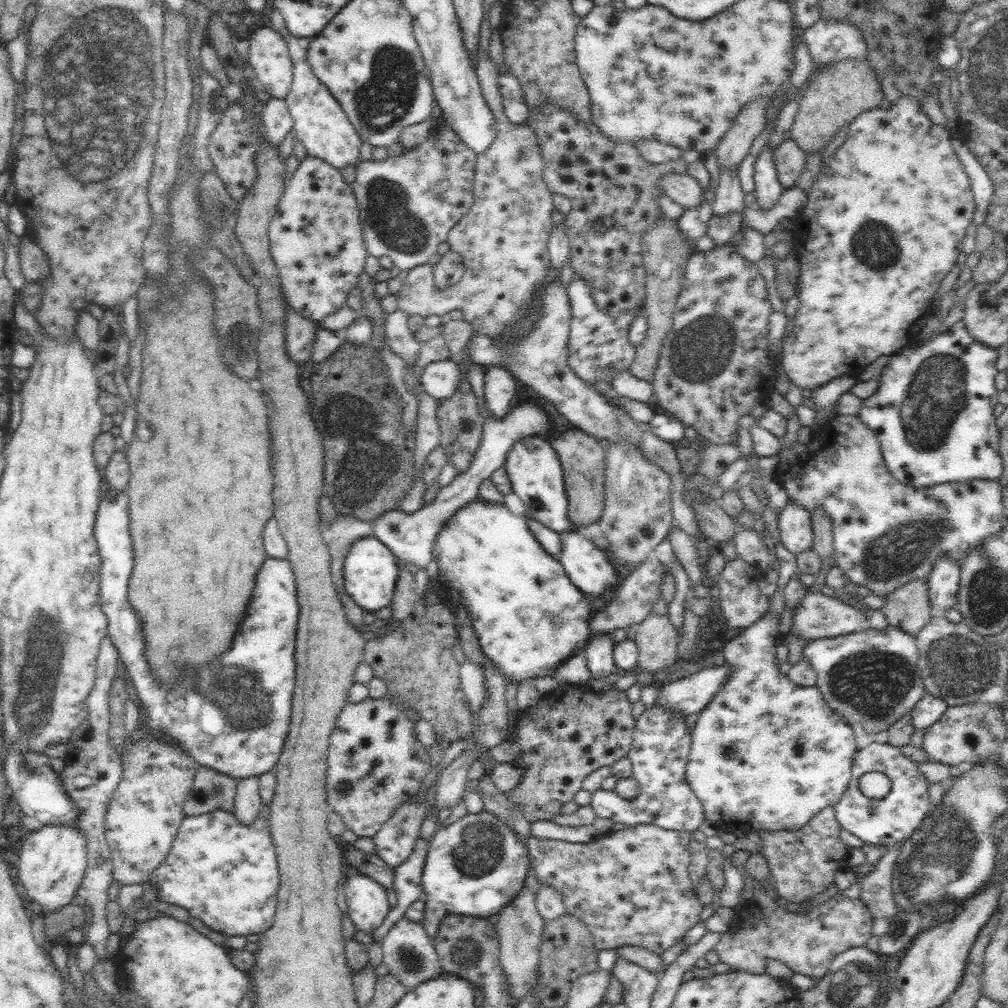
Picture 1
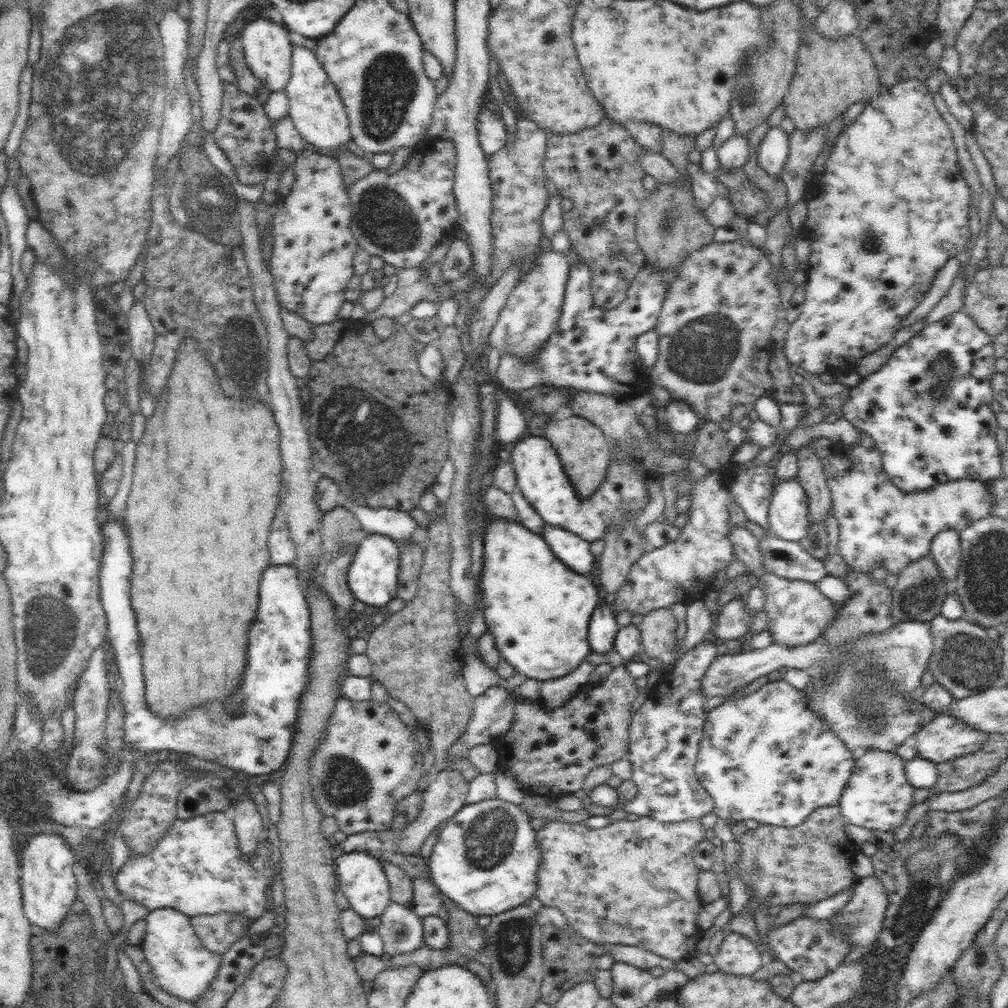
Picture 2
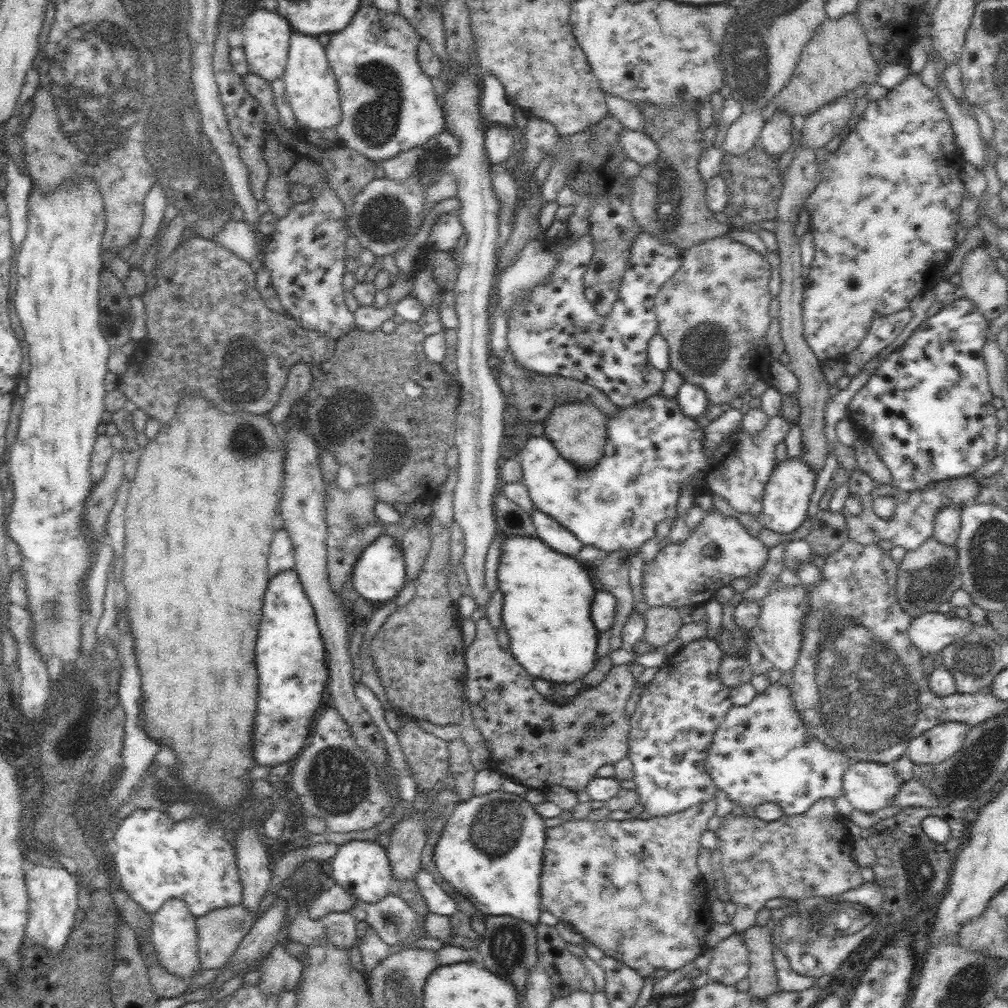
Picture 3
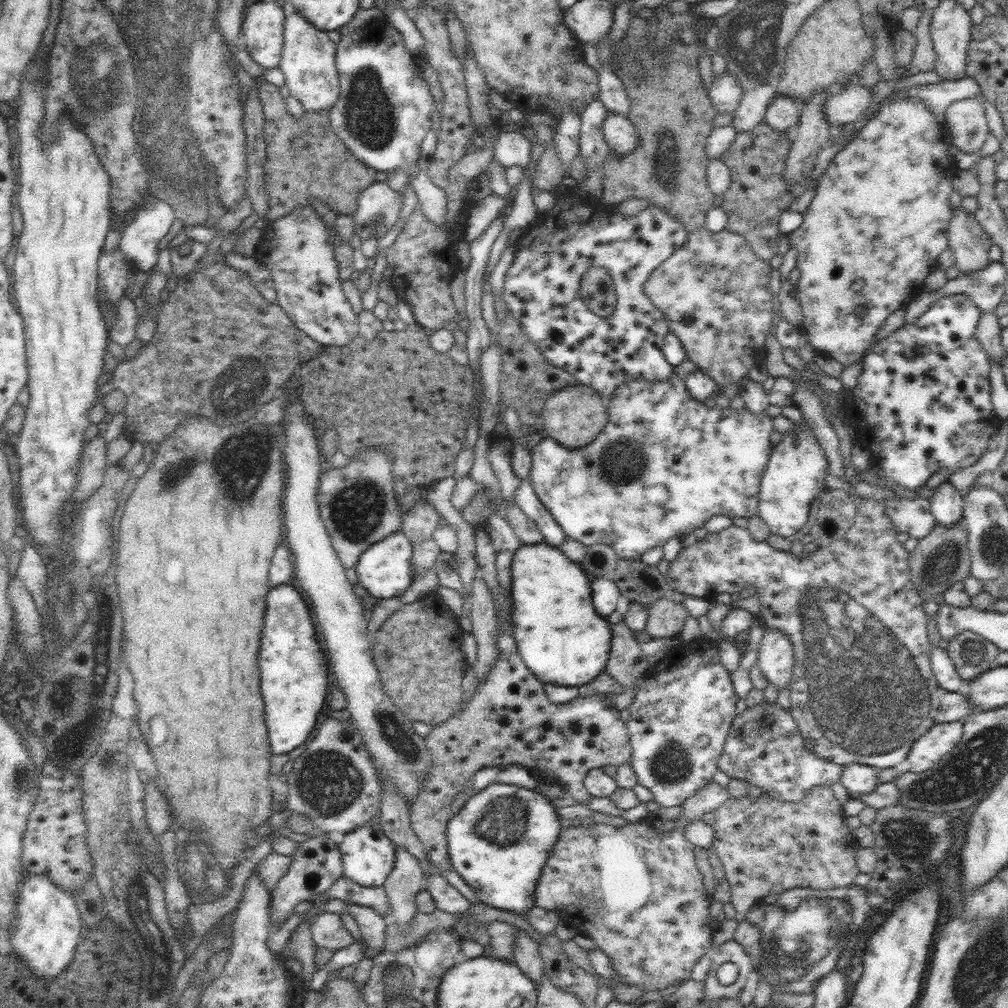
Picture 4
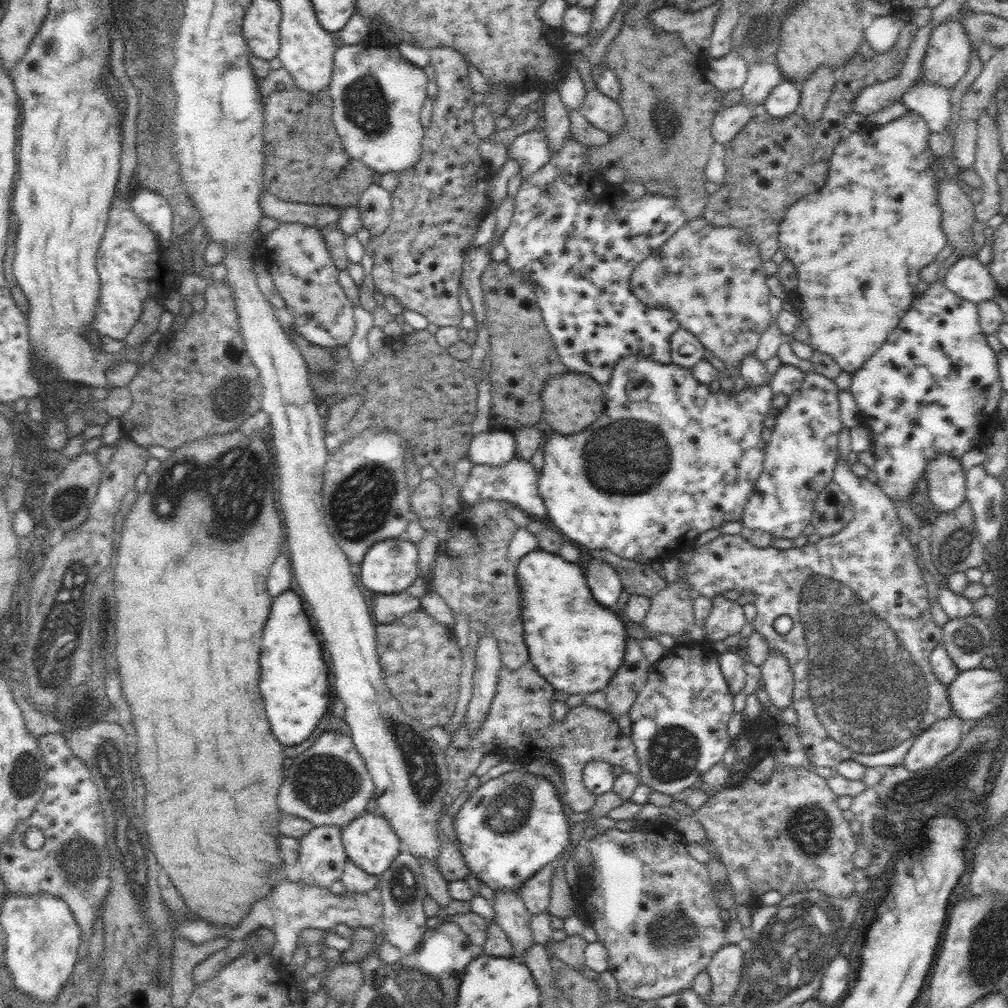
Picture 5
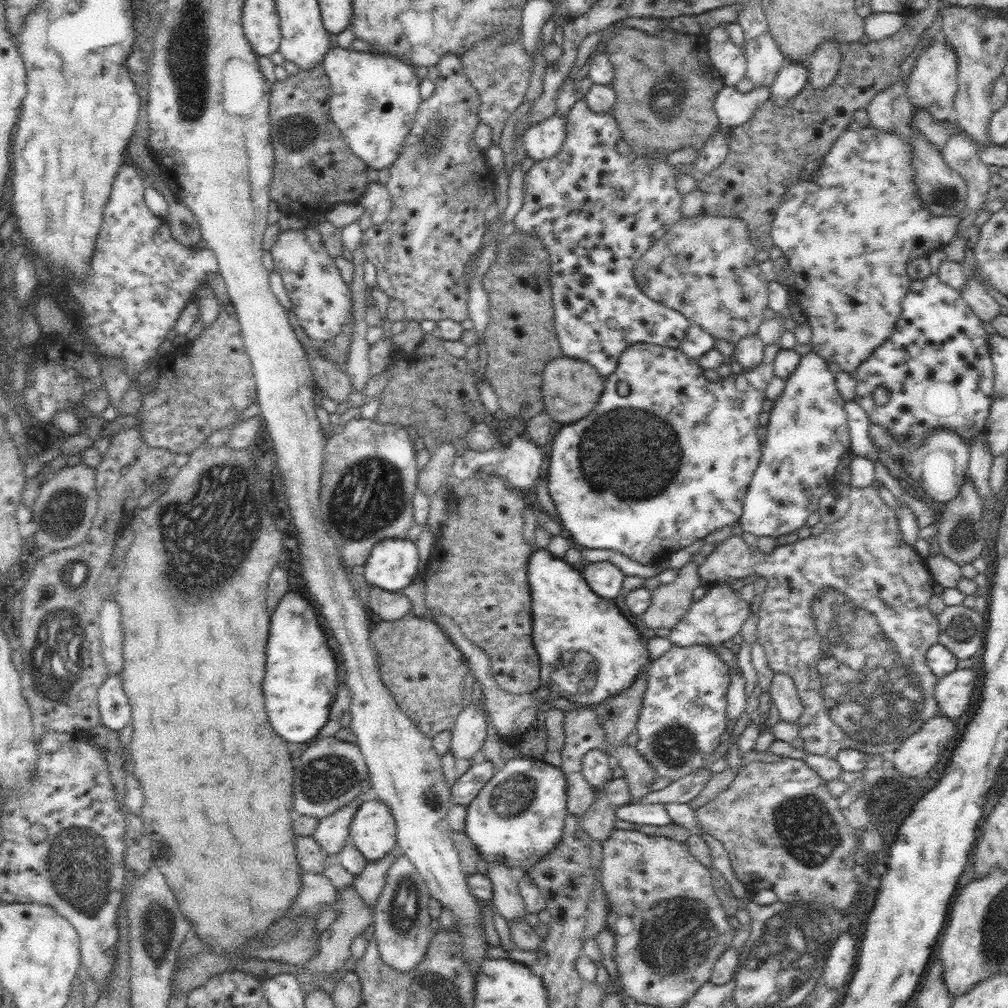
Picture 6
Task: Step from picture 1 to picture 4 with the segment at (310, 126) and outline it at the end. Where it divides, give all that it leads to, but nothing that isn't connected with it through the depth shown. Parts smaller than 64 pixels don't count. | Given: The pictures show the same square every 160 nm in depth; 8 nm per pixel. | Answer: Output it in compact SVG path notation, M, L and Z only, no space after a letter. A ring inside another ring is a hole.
M297 10L285 16L283 53L279 67L285 76L285 85L290 94L297 98L306 113L318 113L331 108L340 98L340 85L335 67L336 44L328 38L324 30L318 30Z

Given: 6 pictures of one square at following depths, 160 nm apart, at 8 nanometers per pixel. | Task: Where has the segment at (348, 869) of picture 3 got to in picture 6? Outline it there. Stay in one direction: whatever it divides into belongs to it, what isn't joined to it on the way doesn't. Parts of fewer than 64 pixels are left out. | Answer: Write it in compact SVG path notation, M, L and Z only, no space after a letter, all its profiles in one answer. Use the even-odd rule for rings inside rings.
M379 798L362 801L354 813L349 838L368 860L380 860L397 849L395 818Z

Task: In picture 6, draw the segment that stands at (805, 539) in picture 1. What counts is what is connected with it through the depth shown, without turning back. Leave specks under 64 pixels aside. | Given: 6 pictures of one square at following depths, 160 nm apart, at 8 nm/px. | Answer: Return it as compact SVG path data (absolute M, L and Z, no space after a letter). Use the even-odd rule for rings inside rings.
M811 351L801 357L796 370L786 382L780 398L773 403L769 411L767 437L762 447L761 461L751 478L738 522L744 531L757 537L776 538L798 532L806 524L807 518L817 510L821 496L828 490L836 467L850 446L845 401L839 393L835 374L830 372L827 361Z

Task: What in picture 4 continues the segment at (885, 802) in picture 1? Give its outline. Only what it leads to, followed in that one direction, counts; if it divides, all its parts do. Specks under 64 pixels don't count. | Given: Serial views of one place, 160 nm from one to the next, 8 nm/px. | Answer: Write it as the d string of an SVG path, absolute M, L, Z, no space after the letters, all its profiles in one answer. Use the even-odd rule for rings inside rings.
M852 762L844 765L840 782L852 797L868 794L877 789L879 771L866 763Z

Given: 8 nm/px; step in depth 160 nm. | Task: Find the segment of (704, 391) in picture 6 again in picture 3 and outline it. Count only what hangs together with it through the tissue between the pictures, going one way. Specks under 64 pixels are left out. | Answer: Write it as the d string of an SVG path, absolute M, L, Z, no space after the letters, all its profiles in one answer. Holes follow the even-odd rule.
M656 394L652 397L646 398L646 400L642 402L638 402L632 406L628 406L626 408L622 408L622 406L617 406L618 409L621 408L620 413L616 413L614 417L610 417L607 419L607 439L605 442L605 453L604 456L598 461L598 464L595 464L592 468L580 468L580 470L576 469L576 467L569 461L566 460L558 451L553 442L546 436L534 436L534 438L530 438L530 440L526 441L526 446L522 448L520 456L522 458L521 467L523 480L522 483L527 487L529 492L529 497L532 499L535 508L541 510L544 514L551 516L556 522L559 522L564 528L573 532L578 540L583 545L593 545L600 550L614 552L620 549L626 549L627 551L632 551L634 554L636 552L640 552L640 548L642 548L642 544L646 542L646 540L652 538L656 534L656 524L658 524L661 520L666 521L667 525L673 524L673 521L676 520L676 504L678 504L678 496L680 496L680 488L684 486L684 484L691 482L693 485L694 496L699 496L702 493L707 493L713 496L713 492L710 490L708 486L708 473L712 472L712 470L718 469L718 476L722 474L721 478L716 478L716 490L718 490L718 495L723 496L732 507L732 510L738 511L739 513L750 513L754 515L760 515L762 512L763 505L763 496L764 489L766 488L766 484L768 484L770 475L773 473L774 467L779 463L776 460L775 448L779 442L784 441L787 437L789 429L793 425L790 421L787 421L783 416L776 415L768 420L768 424L766 424L766 428L762 430L760 436L750 436L741 430L737 430L733 432L730 436L727 436L721 445L713 452L709 452L709 450L705 450L705 434L704 429L698 426L696 423L696 418L690 418L686 416L678 405L678 401L676 398L665 398L662 394Z

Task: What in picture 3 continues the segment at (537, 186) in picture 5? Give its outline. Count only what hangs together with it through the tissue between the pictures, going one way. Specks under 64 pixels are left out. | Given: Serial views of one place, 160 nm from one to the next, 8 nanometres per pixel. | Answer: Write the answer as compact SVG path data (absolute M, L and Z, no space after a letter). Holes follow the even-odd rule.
M641 230L633 246L630 246L630 255L628 255L630 262L626 263L628 272L624 271L623 283L615 300L616 304L610 313L601 315L586 298L583 285L584 273L594 256L591 232L583 234L567 246L562 246L558 265L554 267L551 278L547 282L537 284L527 300L521 300L511 308L511 317L507 319L507 346L513 354L513 359L526 370L533 370L546 376L559 374L564 378L586 382L601 390L614 405L622 408L658 394L664 382L664 373L654 368L647 357L648 341L658 330L655 296L660 287L680 269L683 254L684 251L677 244L663 242L653 234Z

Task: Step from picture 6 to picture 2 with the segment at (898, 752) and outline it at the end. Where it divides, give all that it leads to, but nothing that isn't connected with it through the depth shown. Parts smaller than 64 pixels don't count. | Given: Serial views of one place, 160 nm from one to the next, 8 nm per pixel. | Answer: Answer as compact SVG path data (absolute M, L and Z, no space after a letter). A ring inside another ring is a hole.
M938 713L918 730L916 751L920 757L938 764L980 751L988 736L961 718Z

